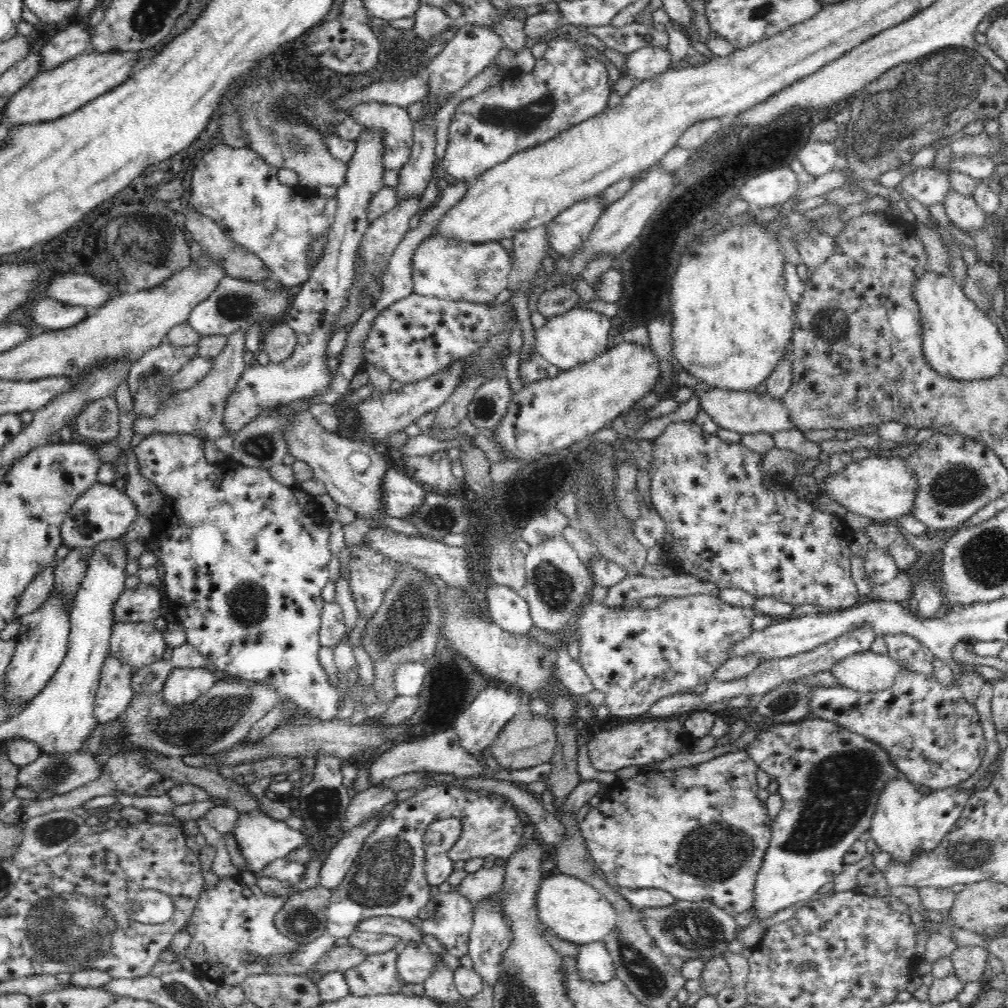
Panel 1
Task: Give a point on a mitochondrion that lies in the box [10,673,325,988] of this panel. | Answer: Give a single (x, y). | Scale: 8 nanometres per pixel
(65, 929)

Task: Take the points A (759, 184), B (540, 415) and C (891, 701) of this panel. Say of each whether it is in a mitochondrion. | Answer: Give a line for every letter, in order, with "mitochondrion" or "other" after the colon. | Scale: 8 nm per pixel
A: other
B: other
C: other

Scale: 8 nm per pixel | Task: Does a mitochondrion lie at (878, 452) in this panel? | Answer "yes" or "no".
no

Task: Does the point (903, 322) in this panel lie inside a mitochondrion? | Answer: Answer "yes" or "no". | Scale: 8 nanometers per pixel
no

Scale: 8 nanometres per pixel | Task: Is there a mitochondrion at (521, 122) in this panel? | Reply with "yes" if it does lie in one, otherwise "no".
yes

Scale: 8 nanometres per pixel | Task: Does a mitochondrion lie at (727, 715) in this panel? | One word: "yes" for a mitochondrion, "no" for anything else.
no

